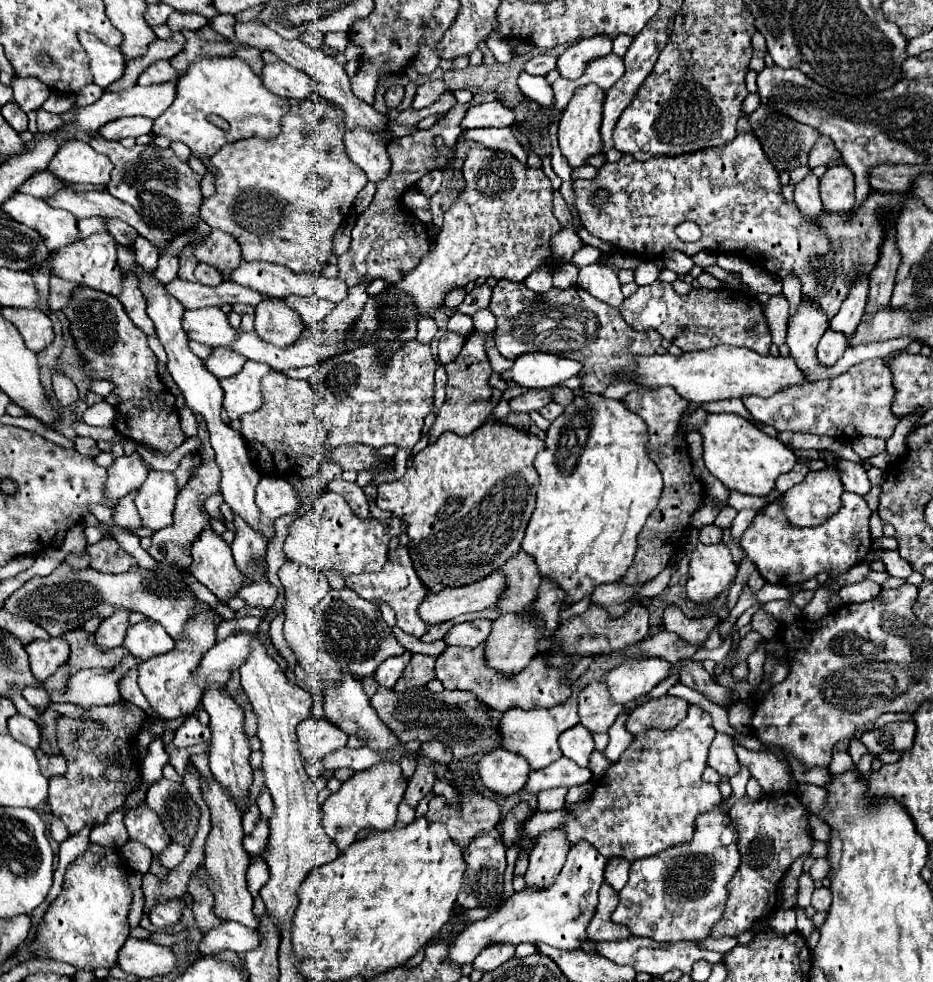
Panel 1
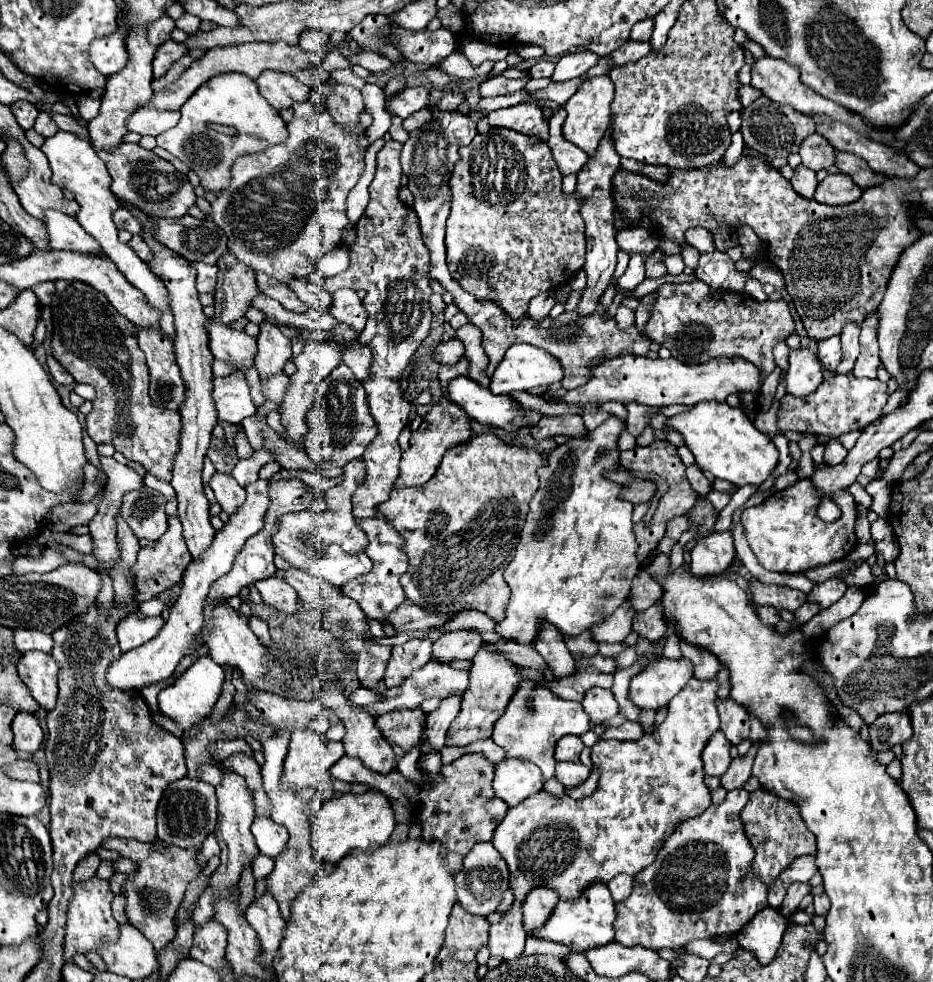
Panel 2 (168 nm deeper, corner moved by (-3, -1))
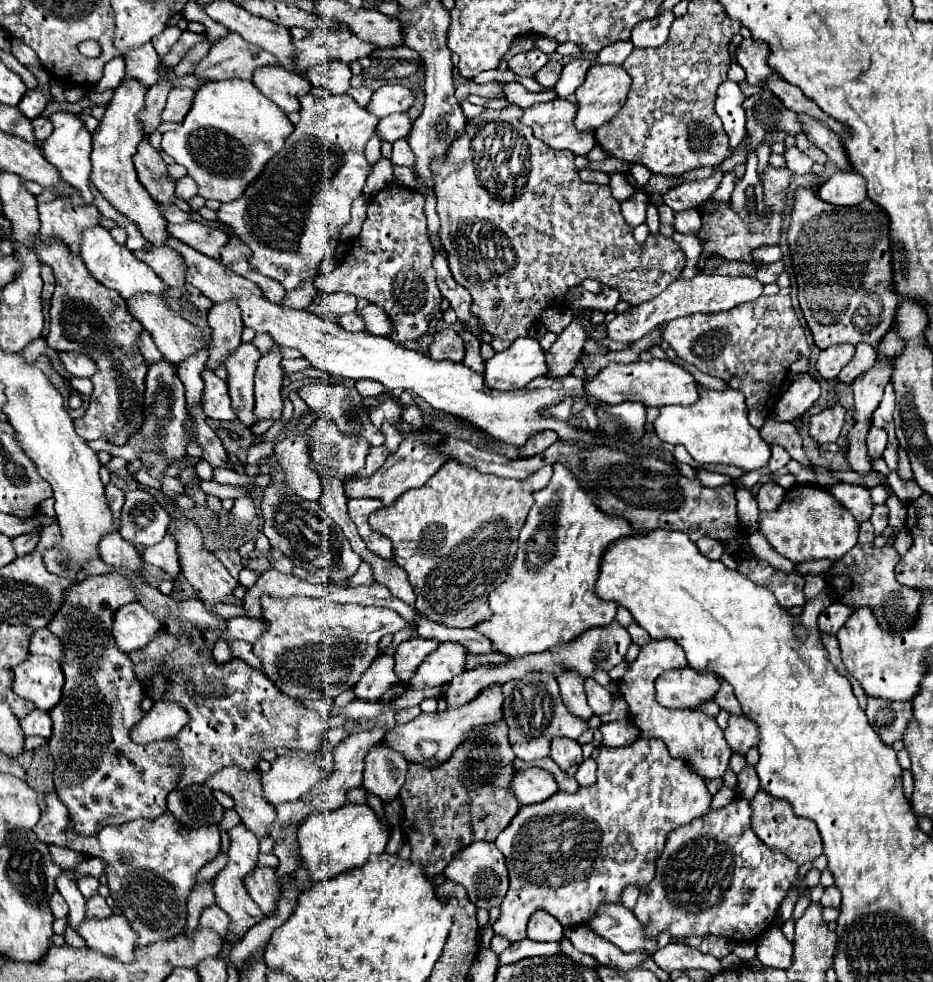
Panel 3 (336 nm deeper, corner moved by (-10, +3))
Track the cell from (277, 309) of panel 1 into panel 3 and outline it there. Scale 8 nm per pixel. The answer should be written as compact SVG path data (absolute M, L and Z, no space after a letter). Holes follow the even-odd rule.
M273 343L271 351L263 355L257 363L255 373L255 413L259 419L281 419L283 399L281 399L281 381L283 381L283 367L281 367L281 347Z

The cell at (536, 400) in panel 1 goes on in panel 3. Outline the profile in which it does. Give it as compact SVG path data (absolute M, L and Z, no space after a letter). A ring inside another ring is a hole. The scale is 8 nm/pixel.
M667 359L633 361L633 363L611 363L595 379L585 383L585 393L597 401L617 405L623 401L639 401L645 407L665 405L693 405L699 399L699 383L681 365Z

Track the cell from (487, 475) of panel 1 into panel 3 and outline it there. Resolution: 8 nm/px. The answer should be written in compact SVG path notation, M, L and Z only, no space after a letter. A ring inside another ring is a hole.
M451 459L431 477L431 481L427 481L427 485L411 489L393 505L371 513L371 527L391 539L393 559L407 571L409 583L417 595L417 609L427 619L445 627L473 627L491 617L487 597L509 575L517 553L519 531L525 525L525 517L533 505L533 491L547 487L551 475L553 467L545 465L525 481L499 479L495 475L481 475L475 467Z

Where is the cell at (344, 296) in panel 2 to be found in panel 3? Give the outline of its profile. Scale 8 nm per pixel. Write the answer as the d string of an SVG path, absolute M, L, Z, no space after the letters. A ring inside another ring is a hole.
M371 303L365 305L363 309L359 309L357 315L363 317L365 329L367 329L369 333L387 335L387 333L391 331L391 321L389 321L389 317L387 317L379 307L375 307L375 305L371 305Z

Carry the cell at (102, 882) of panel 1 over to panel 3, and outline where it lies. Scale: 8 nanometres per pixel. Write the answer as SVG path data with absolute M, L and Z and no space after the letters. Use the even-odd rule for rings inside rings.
M95 893L93 897L89 897L85 905L87 905L87 911L85 911L87 919L105 919L105 917L113 915L111 907L107 905L107 901L99 893Z

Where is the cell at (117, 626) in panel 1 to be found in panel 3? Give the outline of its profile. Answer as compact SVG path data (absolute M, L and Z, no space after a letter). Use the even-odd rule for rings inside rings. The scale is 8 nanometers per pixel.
M109 483L109 485L105 485L105 495L107 495L107 505L109 505L109 509L115 515L115 523L119 523L121 507L125 503L125 493L119 487L115 487L113 483Z

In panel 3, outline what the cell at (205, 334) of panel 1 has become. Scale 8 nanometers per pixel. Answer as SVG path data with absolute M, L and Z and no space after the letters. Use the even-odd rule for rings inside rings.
M241 343L225 361L223 365L229 371L229 393L233 401L233 409L237 419L247 427L257 423L255 415L255 389L253 389L253 375L257 369L261 353L253 343Z

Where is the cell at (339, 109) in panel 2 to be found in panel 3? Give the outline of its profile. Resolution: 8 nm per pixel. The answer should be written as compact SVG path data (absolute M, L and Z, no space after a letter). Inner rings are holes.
M333 61L331 65L319 65L319 69L311 69L311 73L307 73L311 85L321 85L333 91L333 95L345 95L351 87L351 77L353 75L349 65L343 65L339 61Z

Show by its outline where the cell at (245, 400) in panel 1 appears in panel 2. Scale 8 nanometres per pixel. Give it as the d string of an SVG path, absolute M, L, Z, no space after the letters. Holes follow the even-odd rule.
M232 373L220 379L214 379L214 391L212 399L218 411L218 421L226 423L242 423L242 419L252 417L256 413L256 407L250 397L250 387L246 383L246 377Z

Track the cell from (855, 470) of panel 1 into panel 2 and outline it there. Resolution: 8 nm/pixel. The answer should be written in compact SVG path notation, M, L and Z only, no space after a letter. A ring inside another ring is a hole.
M830 439L826 443L826 449L824 449L824 461L826 465L838 465L844 461L844 457L848 455L848 451L840 445L838 439Z

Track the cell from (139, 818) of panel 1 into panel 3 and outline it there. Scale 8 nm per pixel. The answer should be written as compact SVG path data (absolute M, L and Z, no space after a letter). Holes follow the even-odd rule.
M145 567L139 569L119 569L115 573L85 577L81 583L67 593L61 613L51 621L49 631L57 635L63 643L61 667L65 673L63 697L49 711L53 721L53 735L49 739L49 751L55 761L53 781L61 803L69 809L71 831L79 835L97 835L105 825L123 825L137 819L153 821L167 811L167 795L175 789L183 775L183 765L179 745L175 739L161 739L153 743L135 743L129 733L143 719L141 701L145 699L143 685L135 677L133 663L127 653L123 653L113 637L113 617L119 607L135 603L137 593L129 577L145 579Z

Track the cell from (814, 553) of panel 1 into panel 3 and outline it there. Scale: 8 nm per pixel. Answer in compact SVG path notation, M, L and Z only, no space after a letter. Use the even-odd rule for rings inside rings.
M795 485L785 493L777 509L759 513L759 533L779 555L797 565L815 559L835 561L843 557L857 543L859 523L827 489L819 485Z

